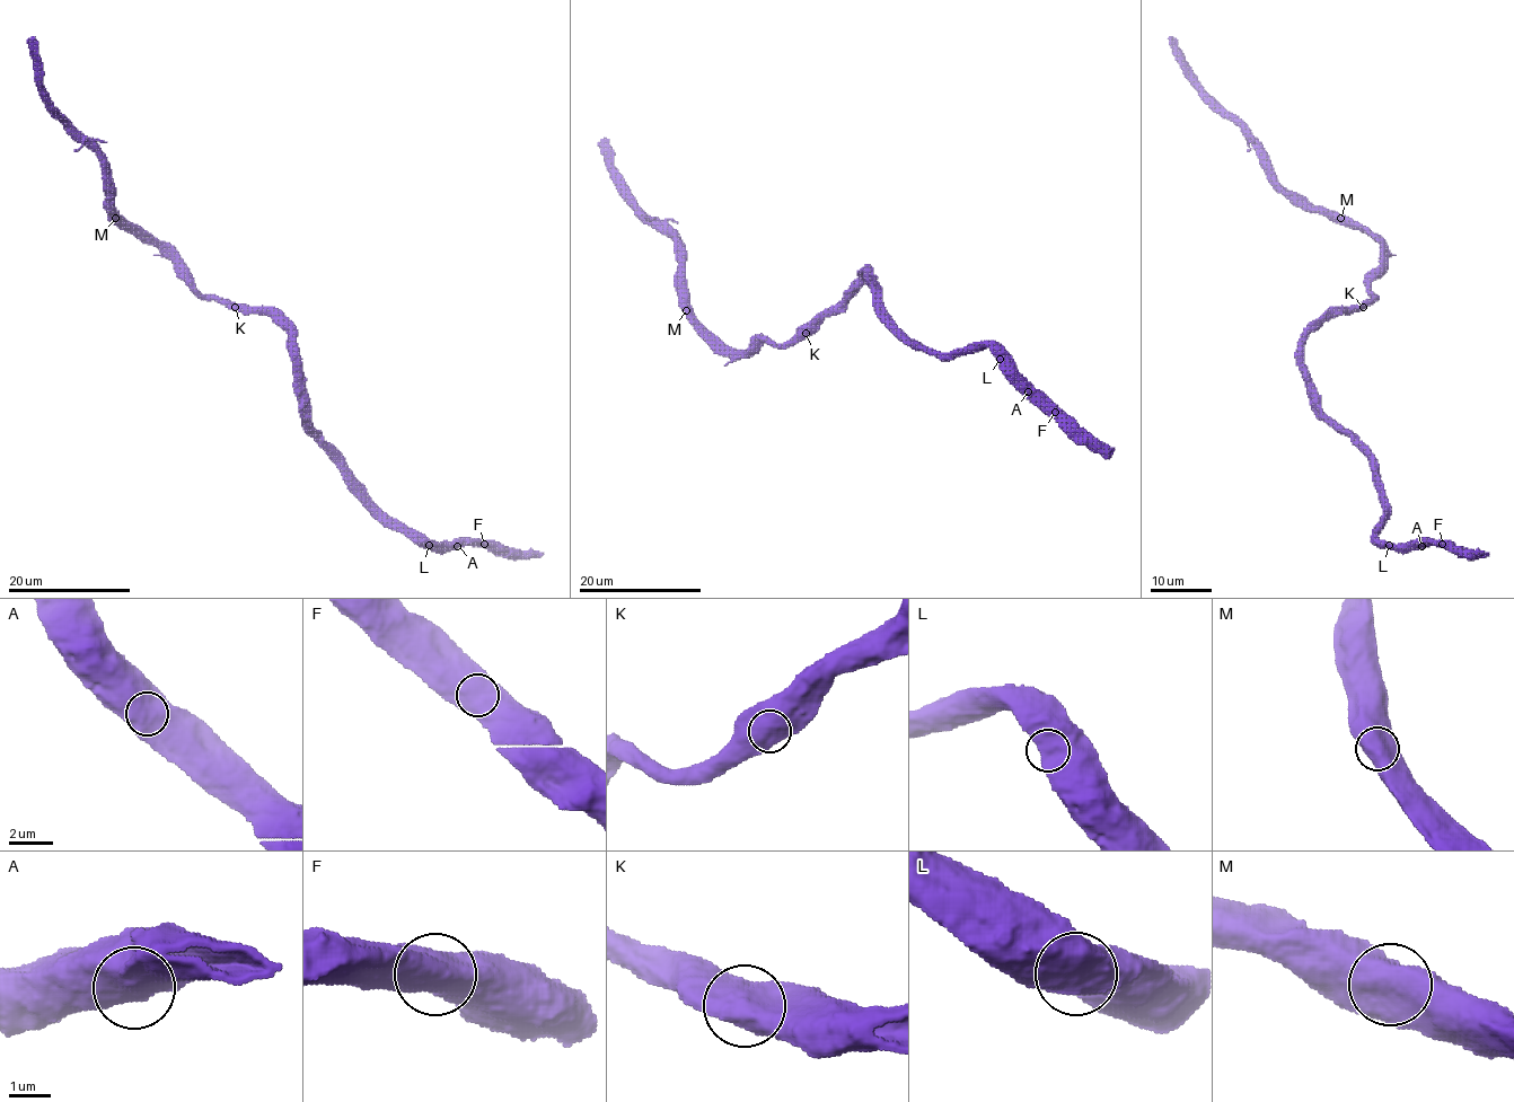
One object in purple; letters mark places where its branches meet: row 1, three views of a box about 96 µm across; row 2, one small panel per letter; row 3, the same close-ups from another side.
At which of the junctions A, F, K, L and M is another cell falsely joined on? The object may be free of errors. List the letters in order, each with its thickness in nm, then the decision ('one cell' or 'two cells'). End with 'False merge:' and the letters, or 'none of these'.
A: calibre 1050 nm; one cell
F: calibre 850 nm; one cell
K: calibre 1100 nm; one cell
L: calibre 1050 nm; one cell
M: calibre 800 nm; one cell
False merge: none of these

